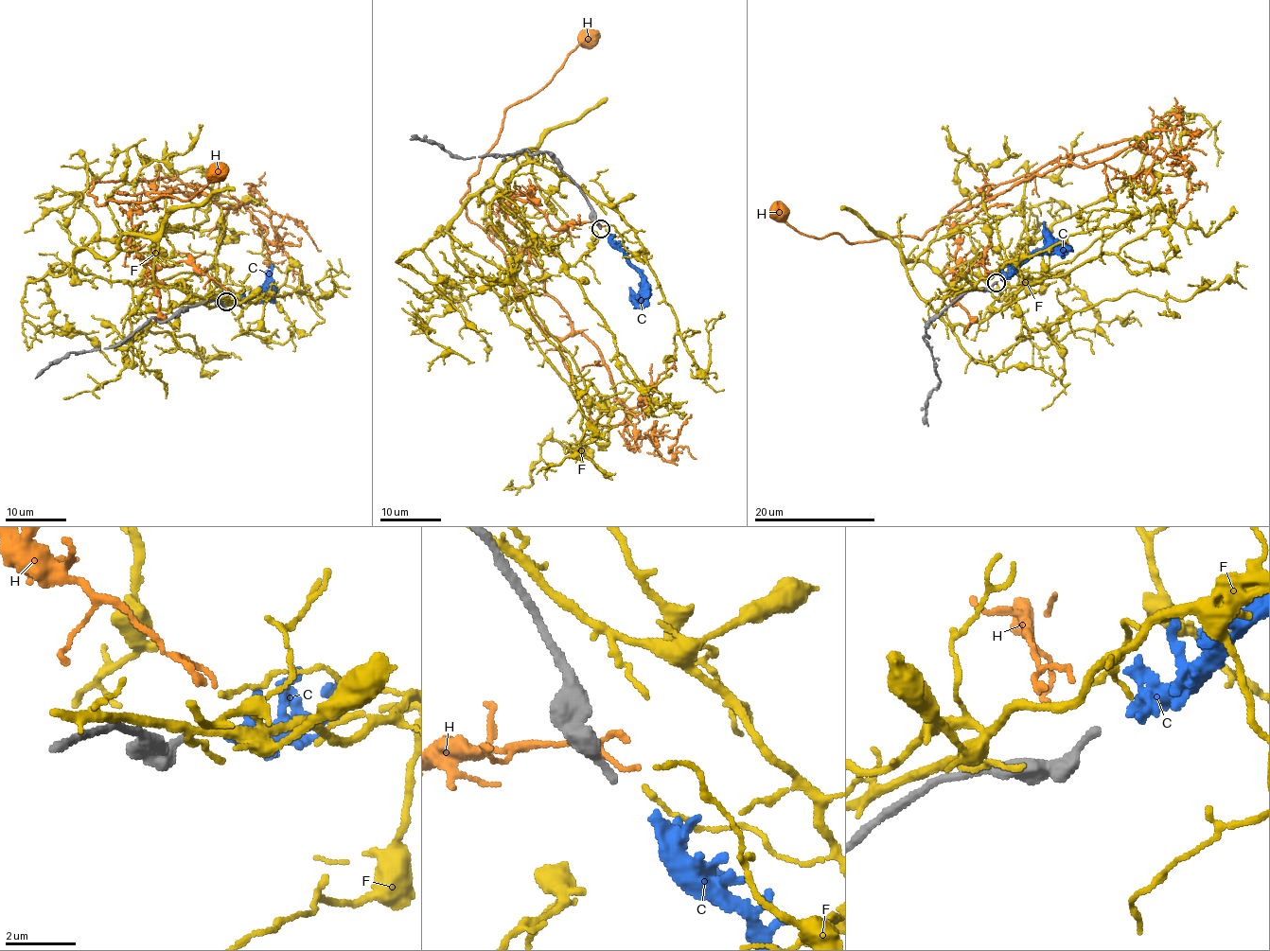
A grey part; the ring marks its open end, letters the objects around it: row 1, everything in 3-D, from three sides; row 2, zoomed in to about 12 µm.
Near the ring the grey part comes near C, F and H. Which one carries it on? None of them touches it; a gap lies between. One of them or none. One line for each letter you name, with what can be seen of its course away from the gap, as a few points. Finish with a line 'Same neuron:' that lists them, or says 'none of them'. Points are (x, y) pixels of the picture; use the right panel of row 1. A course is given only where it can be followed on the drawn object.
Same neuron: none of them

